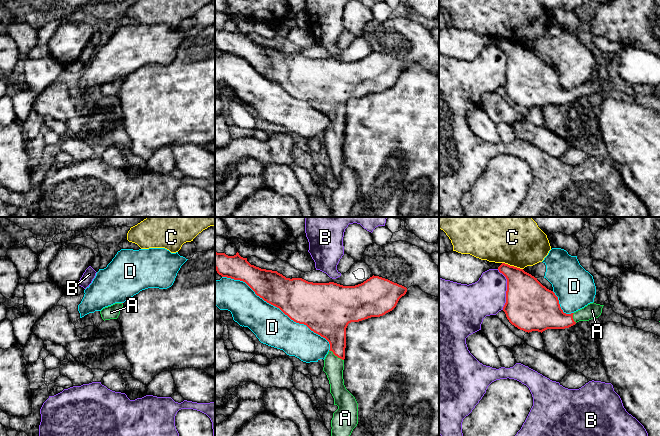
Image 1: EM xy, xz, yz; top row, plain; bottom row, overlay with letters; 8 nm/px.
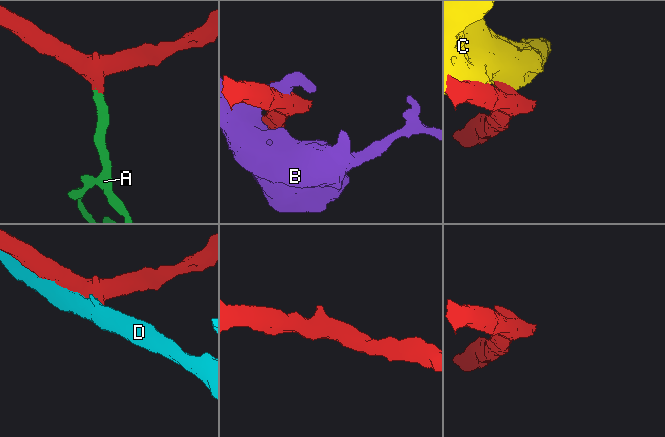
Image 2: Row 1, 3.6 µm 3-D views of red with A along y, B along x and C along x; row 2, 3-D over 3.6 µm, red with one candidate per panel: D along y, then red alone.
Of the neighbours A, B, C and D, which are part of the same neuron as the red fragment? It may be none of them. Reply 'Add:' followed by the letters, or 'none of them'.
Add: A

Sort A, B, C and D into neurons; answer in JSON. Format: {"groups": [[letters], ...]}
{"groups": [["A"], ["B"], ["C"], ["D"]]}

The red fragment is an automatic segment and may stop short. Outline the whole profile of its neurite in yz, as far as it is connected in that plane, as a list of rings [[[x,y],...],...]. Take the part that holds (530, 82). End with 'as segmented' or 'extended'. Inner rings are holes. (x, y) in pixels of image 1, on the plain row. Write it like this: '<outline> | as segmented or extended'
[[[502,39],[498,46],[507,55],[506,79],[503,87],[509,98],[525,108],[565,105],[579,97],[598,94],[604,81],[590,79],[566,90],[555,69],[523,45]]] | extended

